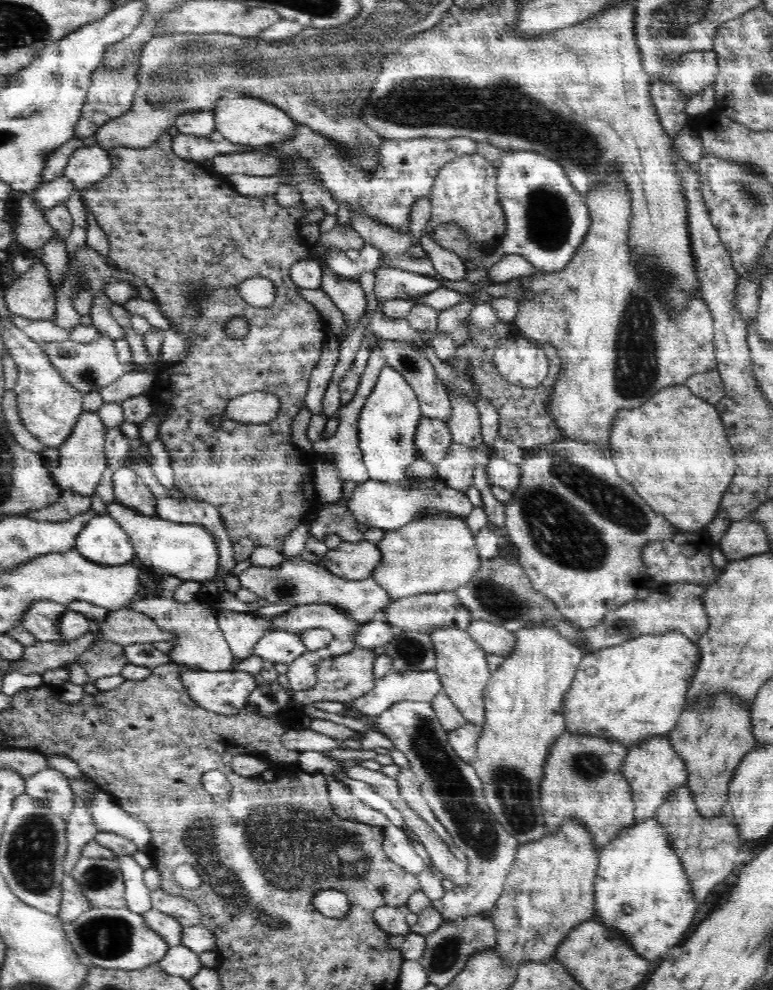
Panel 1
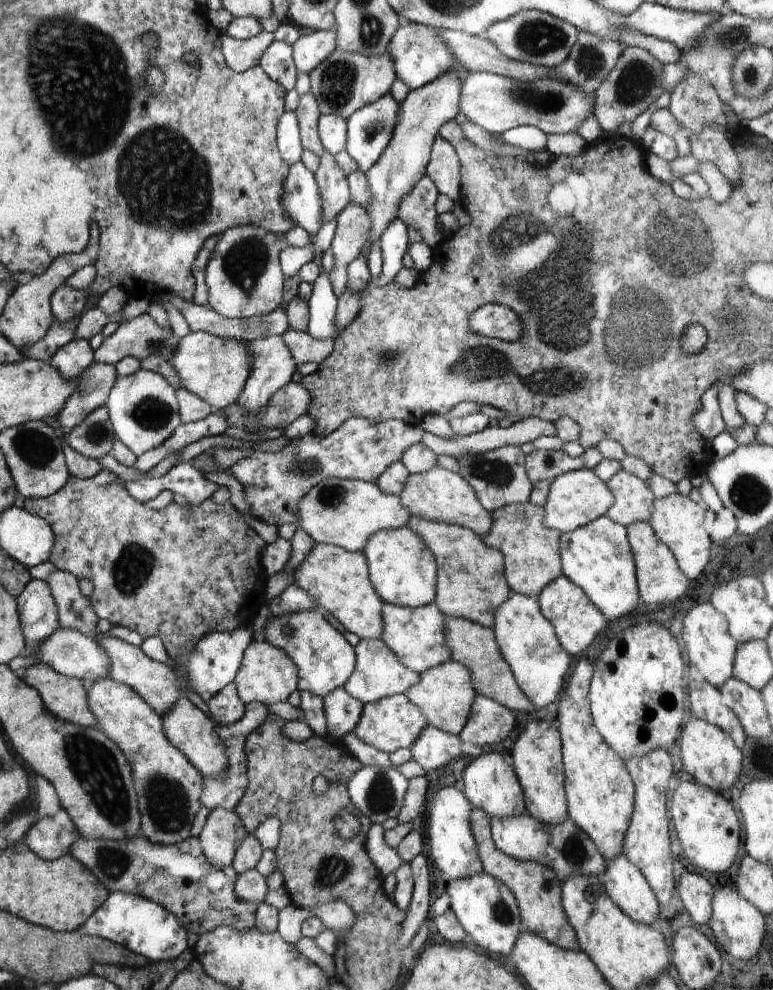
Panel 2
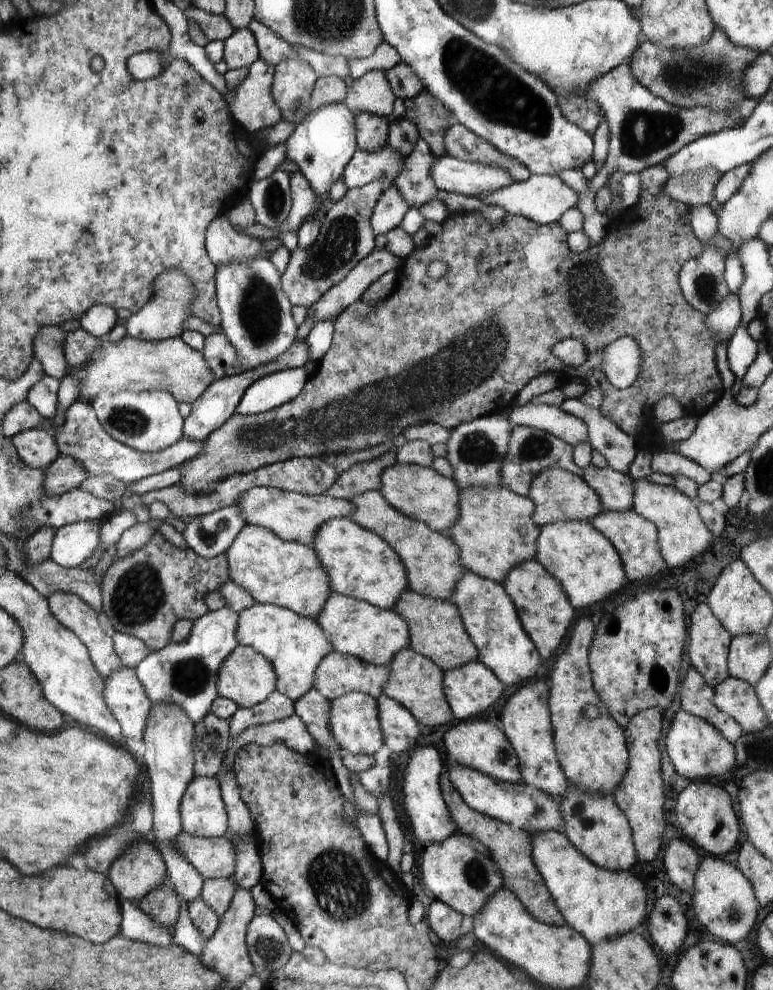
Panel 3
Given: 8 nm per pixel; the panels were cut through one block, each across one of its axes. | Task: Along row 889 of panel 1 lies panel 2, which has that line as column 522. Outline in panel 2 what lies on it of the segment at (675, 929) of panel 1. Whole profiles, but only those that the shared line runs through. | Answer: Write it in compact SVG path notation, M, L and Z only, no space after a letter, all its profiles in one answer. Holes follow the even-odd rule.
M512 592L510 598L496 609L492 629L500 654L510 666L526 698L529 698L536 708L552 704L564 686L572 655L560 644L554 627L542 614L538 599Z

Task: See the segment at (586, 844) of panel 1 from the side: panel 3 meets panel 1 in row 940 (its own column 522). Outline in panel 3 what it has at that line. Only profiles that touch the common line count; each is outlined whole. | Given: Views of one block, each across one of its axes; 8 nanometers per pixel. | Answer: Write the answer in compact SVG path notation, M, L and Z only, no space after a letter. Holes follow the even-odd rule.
M471 486L463 489L459 488L458 508L458 516L447 533L458 548L459 561L471 573L501 584L510 569L525 560L535 558L540 527L534 524L532 520L535 504L530 500L530 497L518 496L518 494L503 486Z

